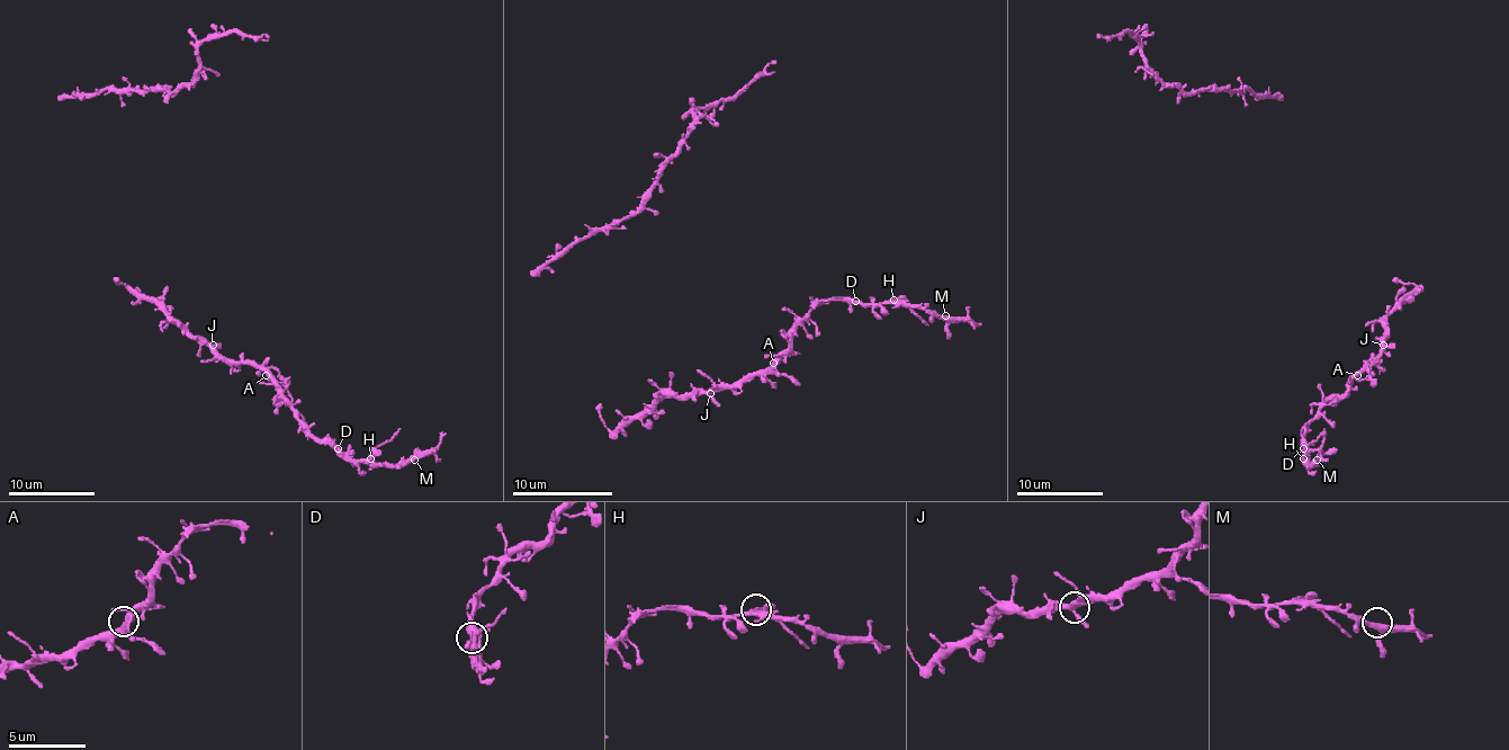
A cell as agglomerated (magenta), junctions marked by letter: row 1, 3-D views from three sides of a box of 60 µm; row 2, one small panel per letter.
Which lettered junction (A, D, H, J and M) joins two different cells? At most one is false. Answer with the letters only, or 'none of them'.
H

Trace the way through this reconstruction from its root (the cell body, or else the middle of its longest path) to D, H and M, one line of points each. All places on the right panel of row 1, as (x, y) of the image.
D: (1394, 278), (1416, 287), (1388, 317), (1381, 356), (1343, 394), (1334, 394), (1325, 403), (1303, 434), (1303, 448)
H: (1394, 278), (1416, 287), (1388, 317), (1381, 356), (1343, 394), (1334, 394), (1305, 429), (1303, 460)
M: (1394, 278), (1416, 287), (1388, 317), (1381, 356), (1343, 394), (1334, 394), (1305, 429), (1305, 462), (1317, 460)

